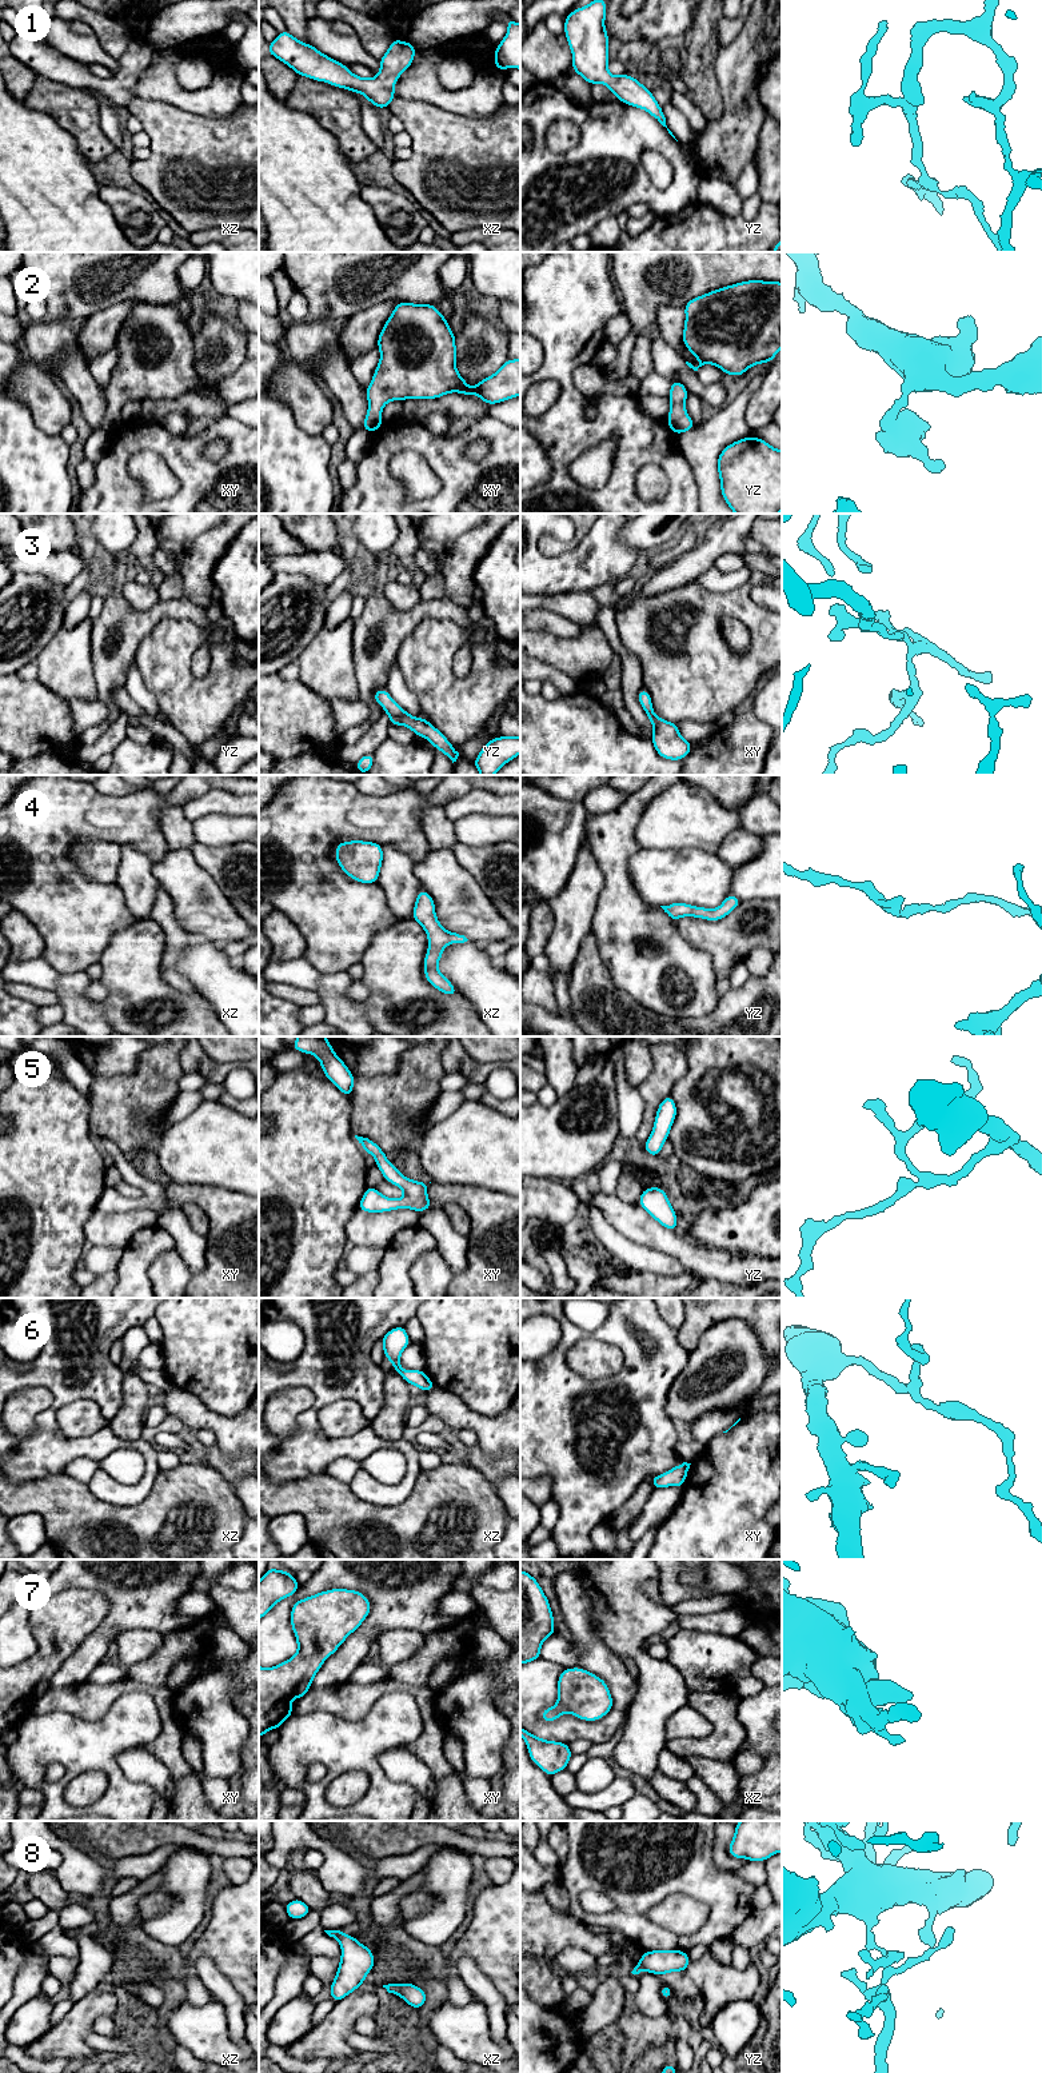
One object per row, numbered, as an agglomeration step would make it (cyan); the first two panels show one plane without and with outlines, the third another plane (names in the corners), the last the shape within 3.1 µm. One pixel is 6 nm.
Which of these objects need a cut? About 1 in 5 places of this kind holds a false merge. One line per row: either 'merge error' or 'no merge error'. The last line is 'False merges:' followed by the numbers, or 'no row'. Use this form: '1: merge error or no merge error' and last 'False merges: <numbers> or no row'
1: no merge error
2: no merge error
3: no merge error
4: no merge error
5: no merge error
6: no merge error
7: no merge error
8: no merge error
False merges: no row

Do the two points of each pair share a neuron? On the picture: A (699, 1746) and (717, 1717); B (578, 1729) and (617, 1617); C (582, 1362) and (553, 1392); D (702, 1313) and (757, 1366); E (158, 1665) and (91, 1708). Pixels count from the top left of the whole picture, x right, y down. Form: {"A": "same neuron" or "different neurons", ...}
{"A": "same neuron", "B": "different neurons", "C": "different neurons", "D": "different neurons", "E": "different neurons"}

